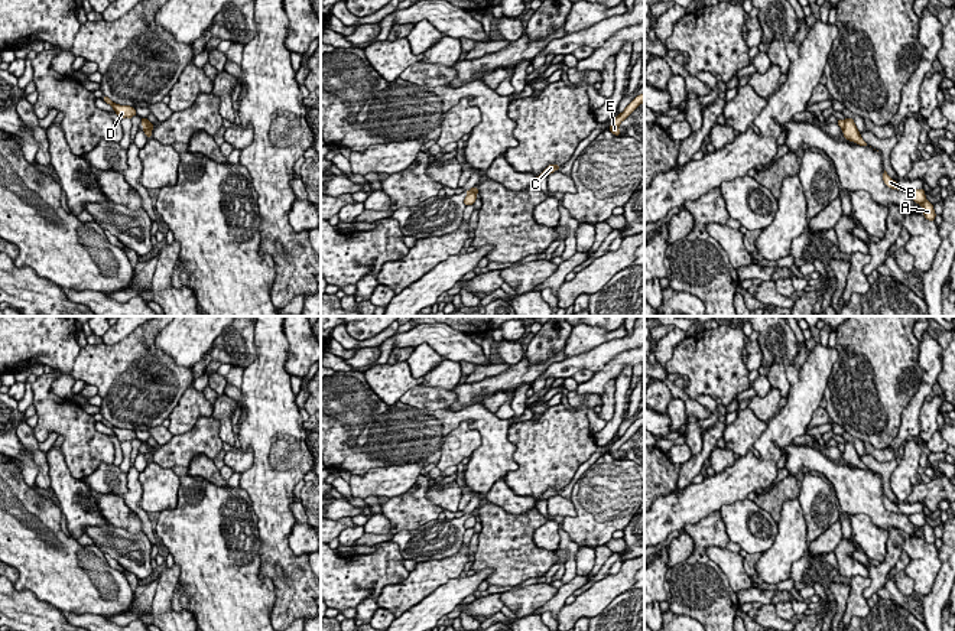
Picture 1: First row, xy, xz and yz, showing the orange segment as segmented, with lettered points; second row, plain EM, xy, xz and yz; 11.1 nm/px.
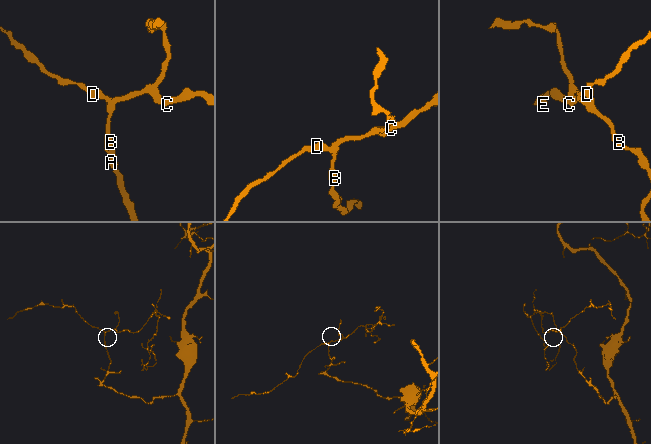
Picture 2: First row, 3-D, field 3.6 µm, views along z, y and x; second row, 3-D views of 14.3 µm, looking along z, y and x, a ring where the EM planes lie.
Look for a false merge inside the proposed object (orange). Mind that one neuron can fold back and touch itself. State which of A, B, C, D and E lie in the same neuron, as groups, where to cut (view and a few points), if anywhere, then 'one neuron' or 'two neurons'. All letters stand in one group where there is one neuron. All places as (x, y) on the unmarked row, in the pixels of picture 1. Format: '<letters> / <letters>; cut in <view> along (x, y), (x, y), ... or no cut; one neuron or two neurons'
A B D / C E; cut in xy along (150, 449), (143, 452); two neurons

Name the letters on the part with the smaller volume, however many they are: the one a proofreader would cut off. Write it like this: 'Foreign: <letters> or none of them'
Foreign: C, E

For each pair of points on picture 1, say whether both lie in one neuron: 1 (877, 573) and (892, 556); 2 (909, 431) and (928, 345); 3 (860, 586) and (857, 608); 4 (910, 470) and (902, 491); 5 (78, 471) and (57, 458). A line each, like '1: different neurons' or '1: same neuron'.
1: same neuron
2: same neuron
3: same neuron
4: same neuron
5: different neurons

